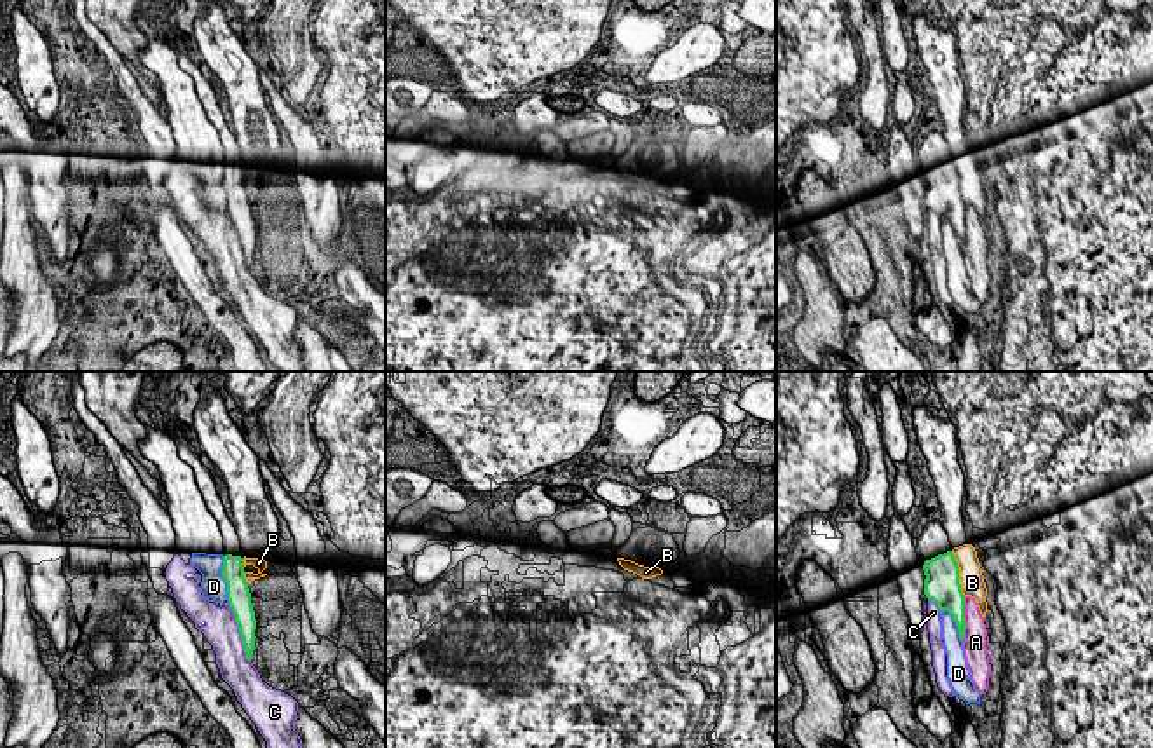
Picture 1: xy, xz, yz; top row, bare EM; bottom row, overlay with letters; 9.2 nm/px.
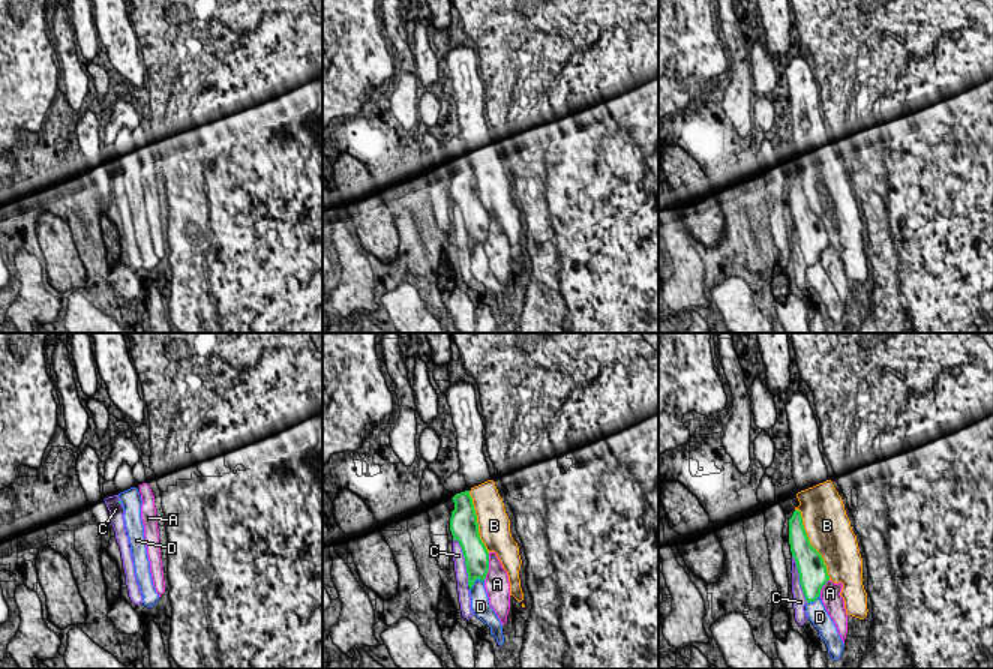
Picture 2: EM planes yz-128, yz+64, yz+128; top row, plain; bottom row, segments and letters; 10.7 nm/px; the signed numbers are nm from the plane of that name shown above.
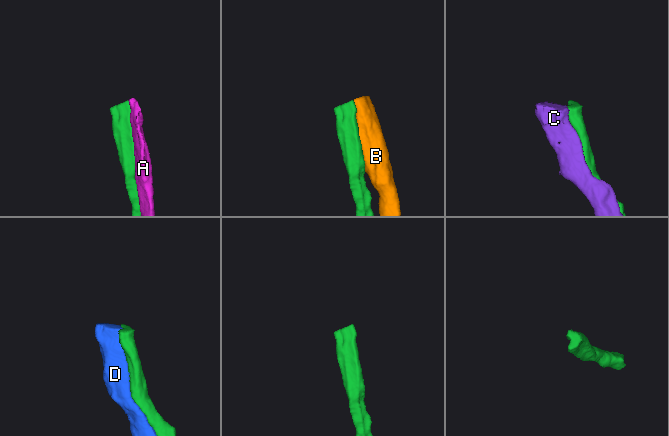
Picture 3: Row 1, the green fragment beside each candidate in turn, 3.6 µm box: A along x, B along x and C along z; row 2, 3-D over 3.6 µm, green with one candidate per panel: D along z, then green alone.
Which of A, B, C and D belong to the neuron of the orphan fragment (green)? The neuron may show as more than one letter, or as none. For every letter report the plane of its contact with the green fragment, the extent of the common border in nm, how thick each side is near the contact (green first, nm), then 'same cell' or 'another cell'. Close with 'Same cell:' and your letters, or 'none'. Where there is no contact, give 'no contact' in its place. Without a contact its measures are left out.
A: meets green in yz; contact 420 nm long; 260 nm thick on the green side, 240 nm on the other; another cell
B: meets green in yz; contact 440 nm long; 320 nm thick on the green side, 220 nm on the other; another cell
C: meets green in xy; contact 600 nm long; 200 nm thick on the green side, 320 nm on the other; another cell
D: meets green in xy; contact 440 nm long; 220 nm thick on the green side, 240 nm on the other; another cell
Same cell: none

